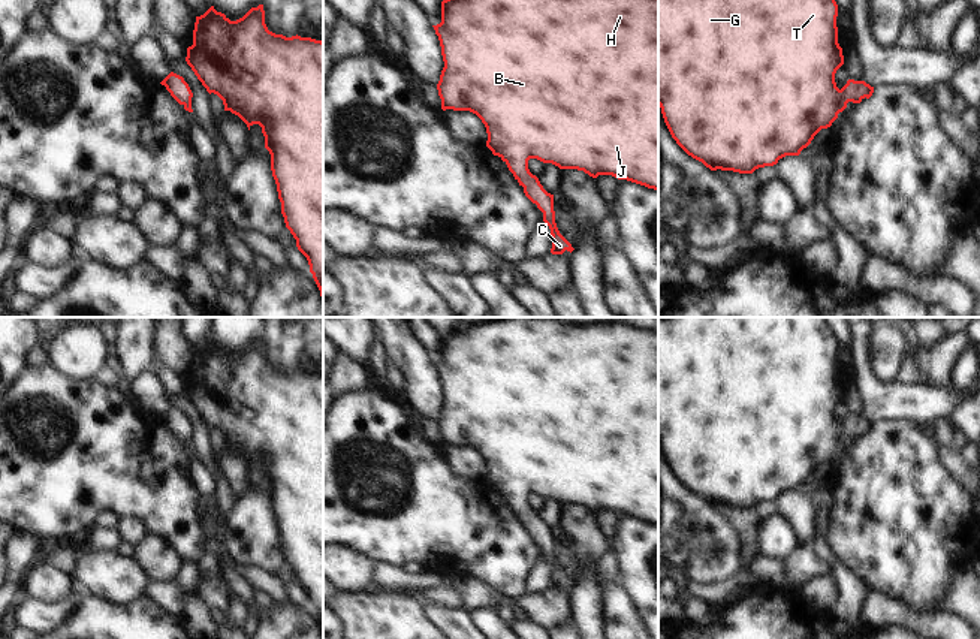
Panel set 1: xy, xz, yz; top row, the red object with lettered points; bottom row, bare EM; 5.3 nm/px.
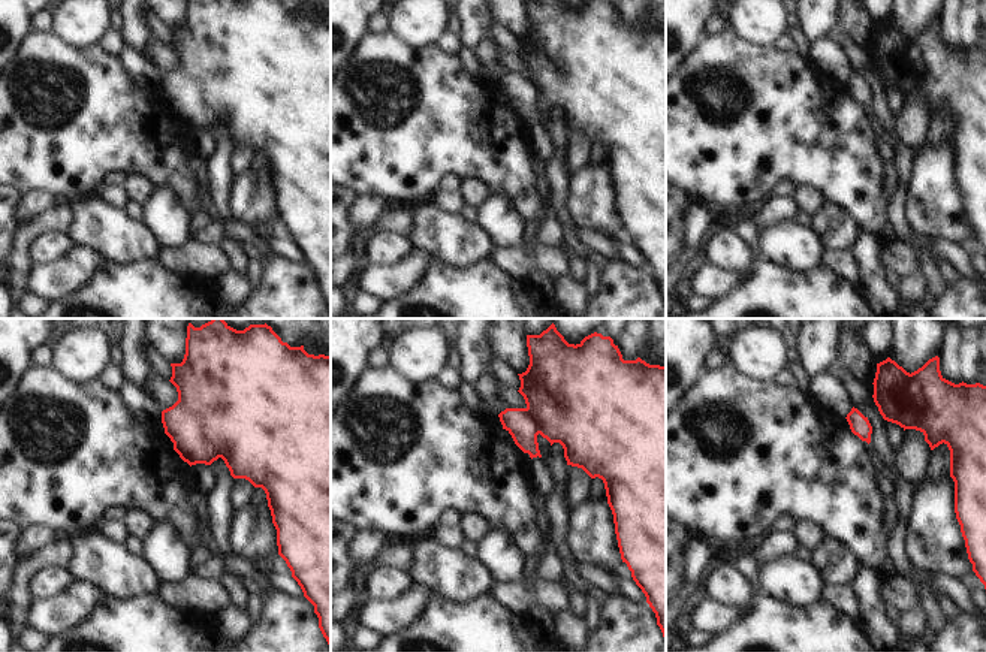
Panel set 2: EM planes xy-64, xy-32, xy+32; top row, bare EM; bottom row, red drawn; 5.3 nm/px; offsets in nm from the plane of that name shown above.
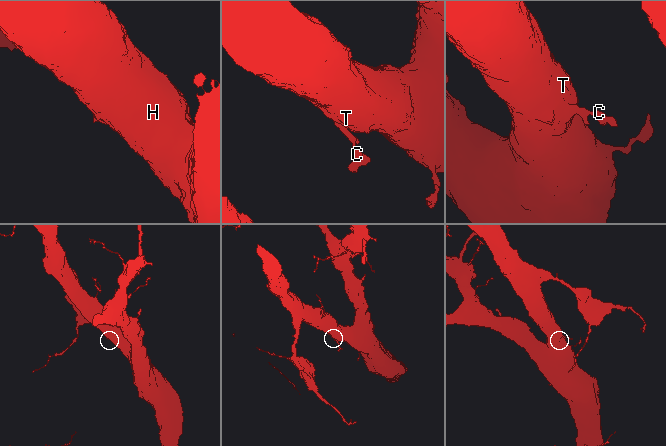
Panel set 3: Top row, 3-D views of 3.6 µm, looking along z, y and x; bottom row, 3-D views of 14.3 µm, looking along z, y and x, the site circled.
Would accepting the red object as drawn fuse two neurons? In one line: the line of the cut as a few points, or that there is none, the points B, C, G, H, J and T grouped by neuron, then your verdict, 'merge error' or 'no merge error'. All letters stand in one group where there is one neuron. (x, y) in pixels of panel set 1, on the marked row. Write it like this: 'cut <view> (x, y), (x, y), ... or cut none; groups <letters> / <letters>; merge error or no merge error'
cut none; groups B C G H J T; no merge error

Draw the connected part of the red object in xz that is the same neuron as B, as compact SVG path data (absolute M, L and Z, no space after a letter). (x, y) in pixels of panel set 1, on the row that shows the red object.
M443 0L441 22L432 25L438 36L444 67L437 84L441 109L470 111L486 127L486 147L498 156L513 174L525 196L543 213L543 221L552 235L552 254L573 251L555 223L554 195L528 169L528 160L537 159L560 169L584 171L592 178L612 175L648 189L658 190L658 0Z

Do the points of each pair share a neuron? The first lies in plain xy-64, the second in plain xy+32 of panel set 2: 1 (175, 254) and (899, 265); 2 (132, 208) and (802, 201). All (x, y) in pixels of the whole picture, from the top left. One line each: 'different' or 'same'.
1: same
2: different

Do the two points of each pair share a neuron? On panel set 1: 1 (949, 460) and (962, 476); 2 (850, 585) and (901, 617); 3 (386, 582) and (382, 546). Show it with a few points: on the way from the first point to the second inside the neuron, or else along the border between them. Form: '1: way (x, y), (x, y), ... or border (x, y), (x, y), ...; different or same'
1: way (953, 464), (961, 472); same
2: border (870, 591), (859, 620); different
3: border (376, 561), (388, 561), (401, 567); different

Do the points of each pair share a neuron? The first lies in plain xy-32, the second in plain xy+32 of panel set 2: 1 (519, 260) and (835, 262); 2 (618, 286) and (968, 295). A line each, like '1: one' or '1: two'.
1: one
2: one

